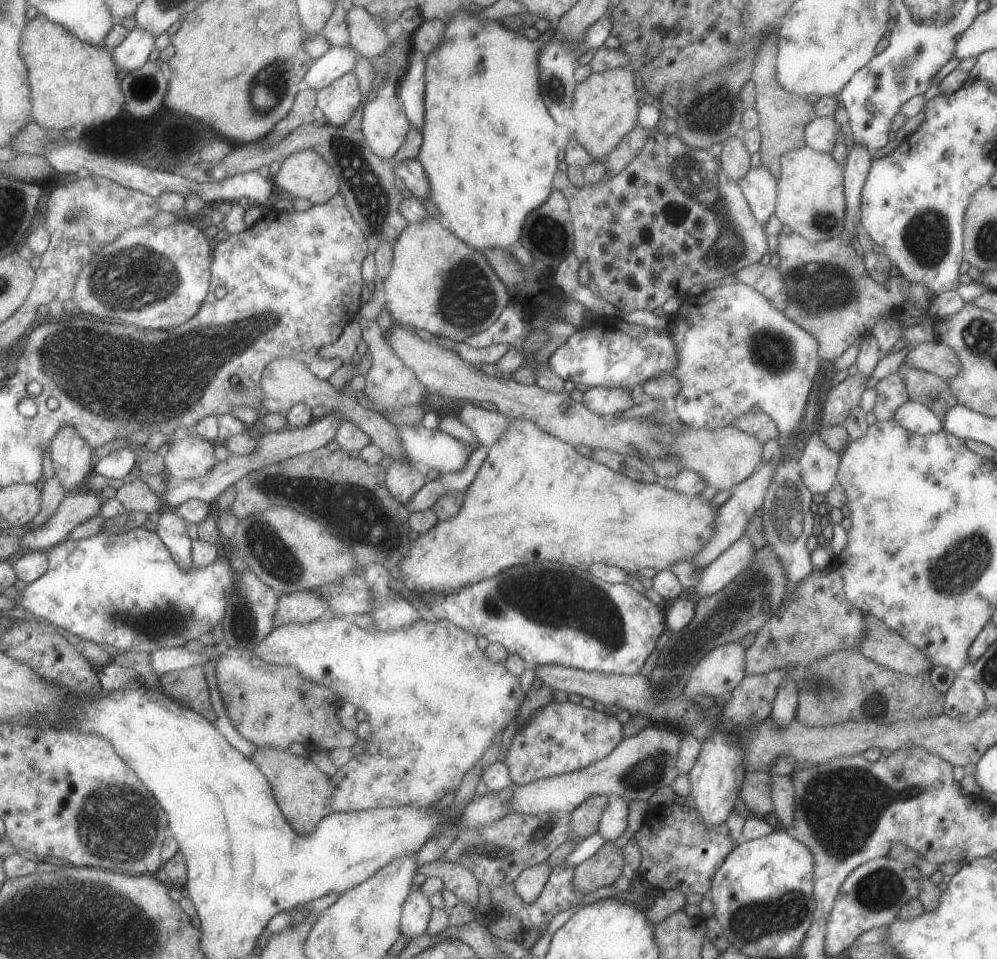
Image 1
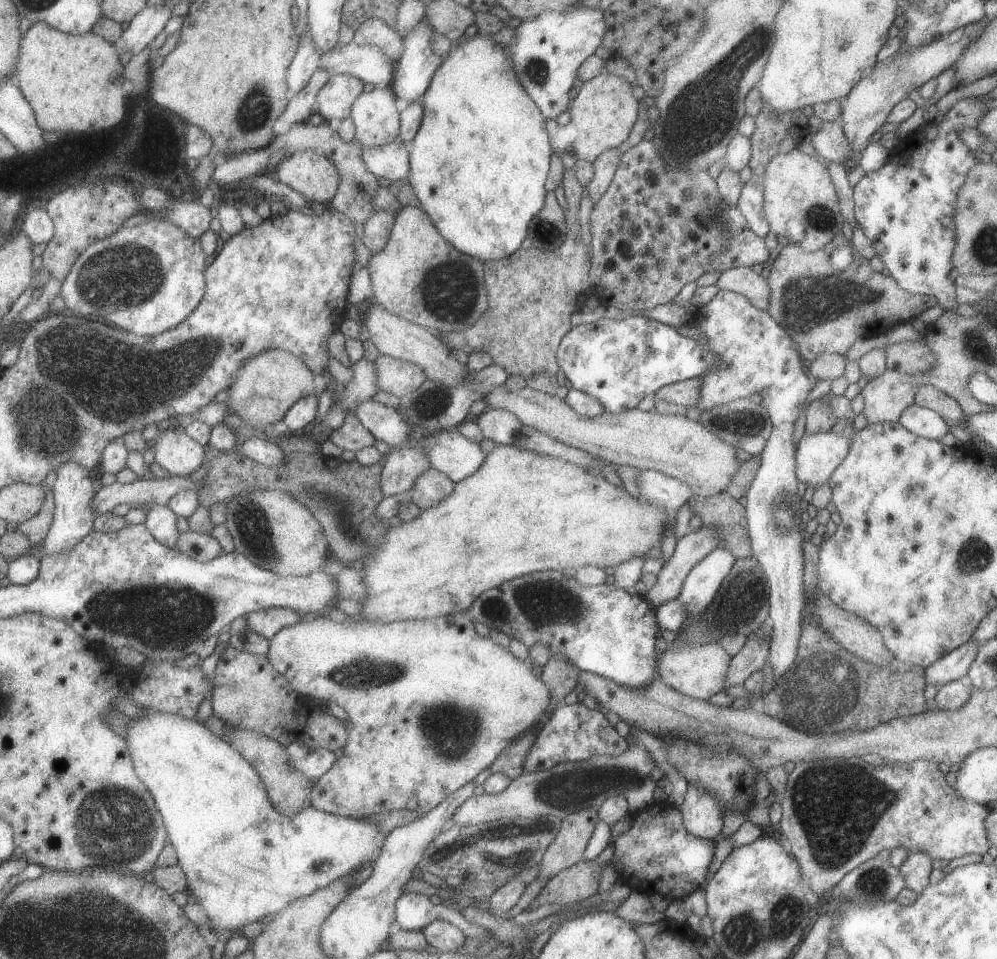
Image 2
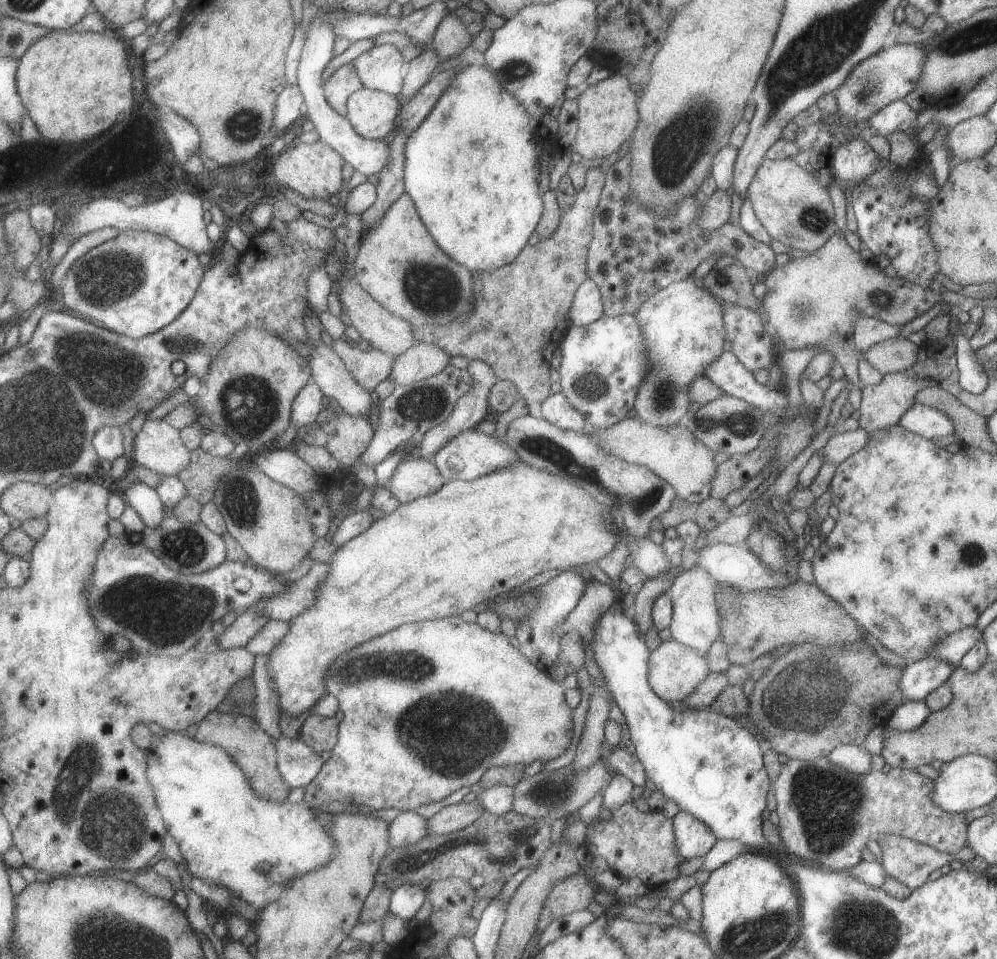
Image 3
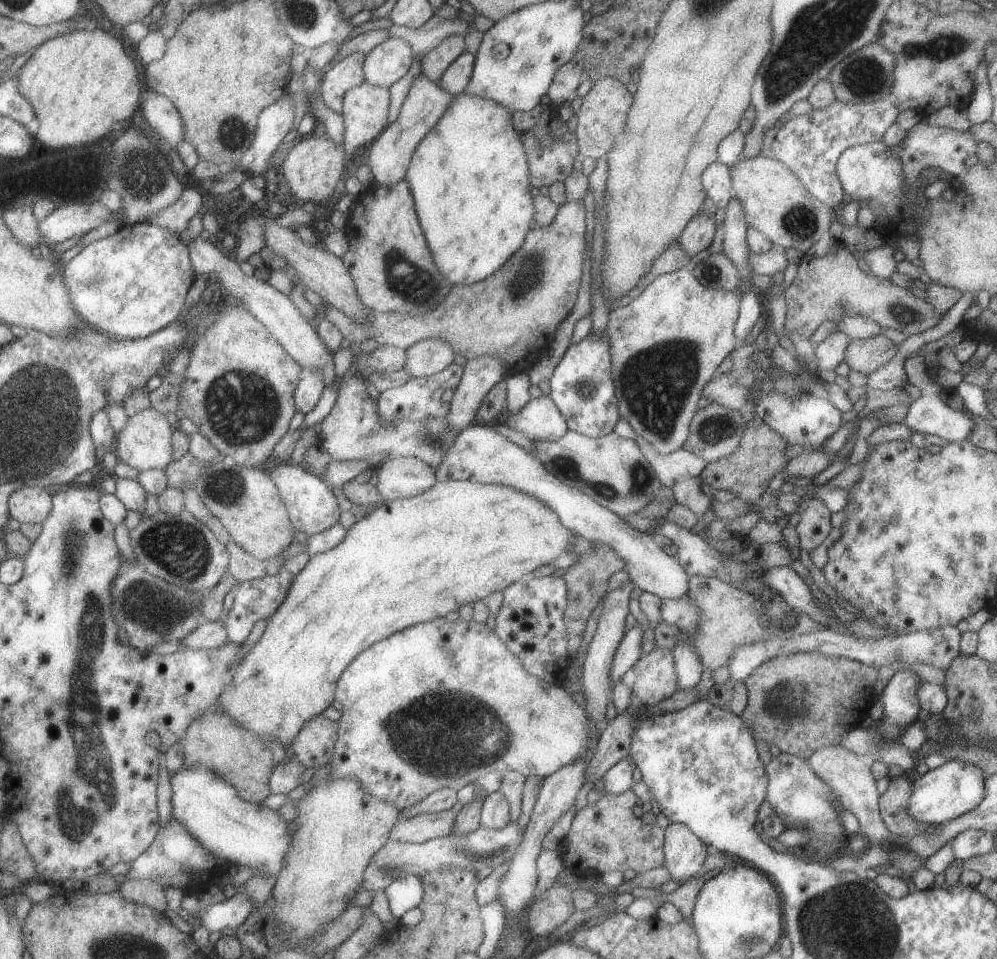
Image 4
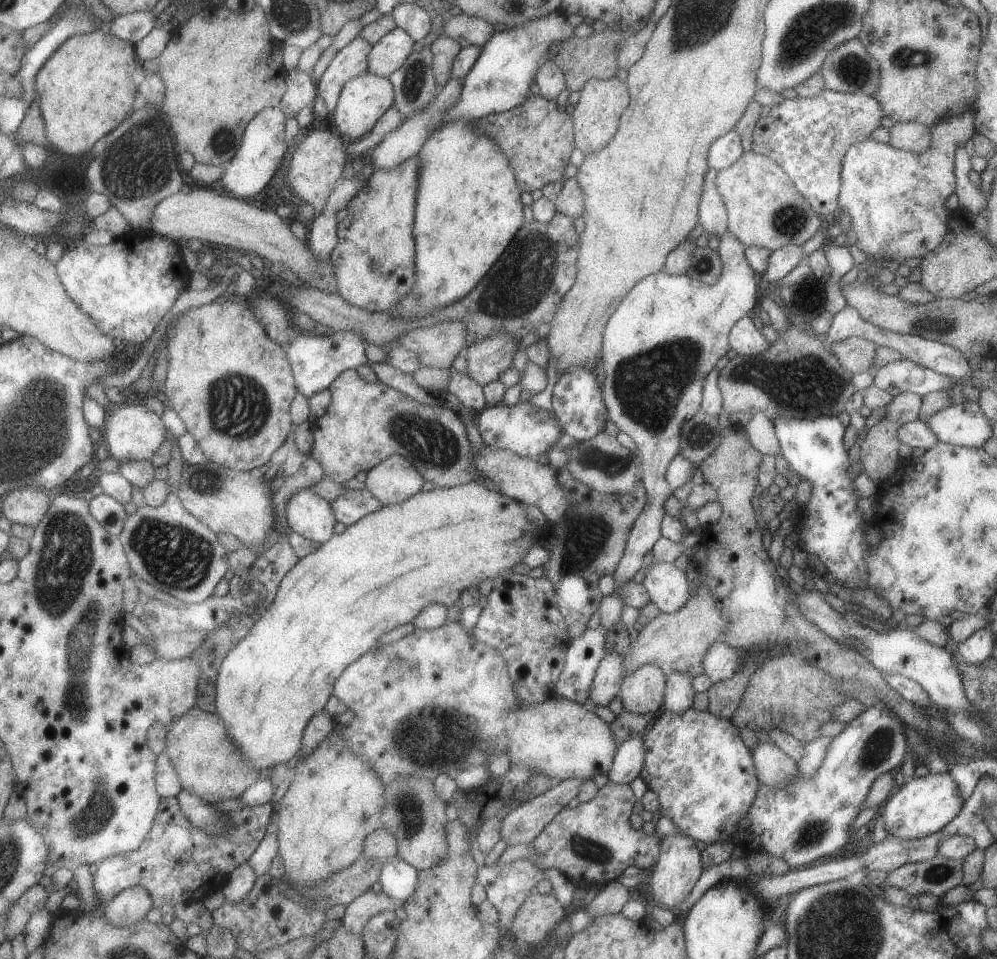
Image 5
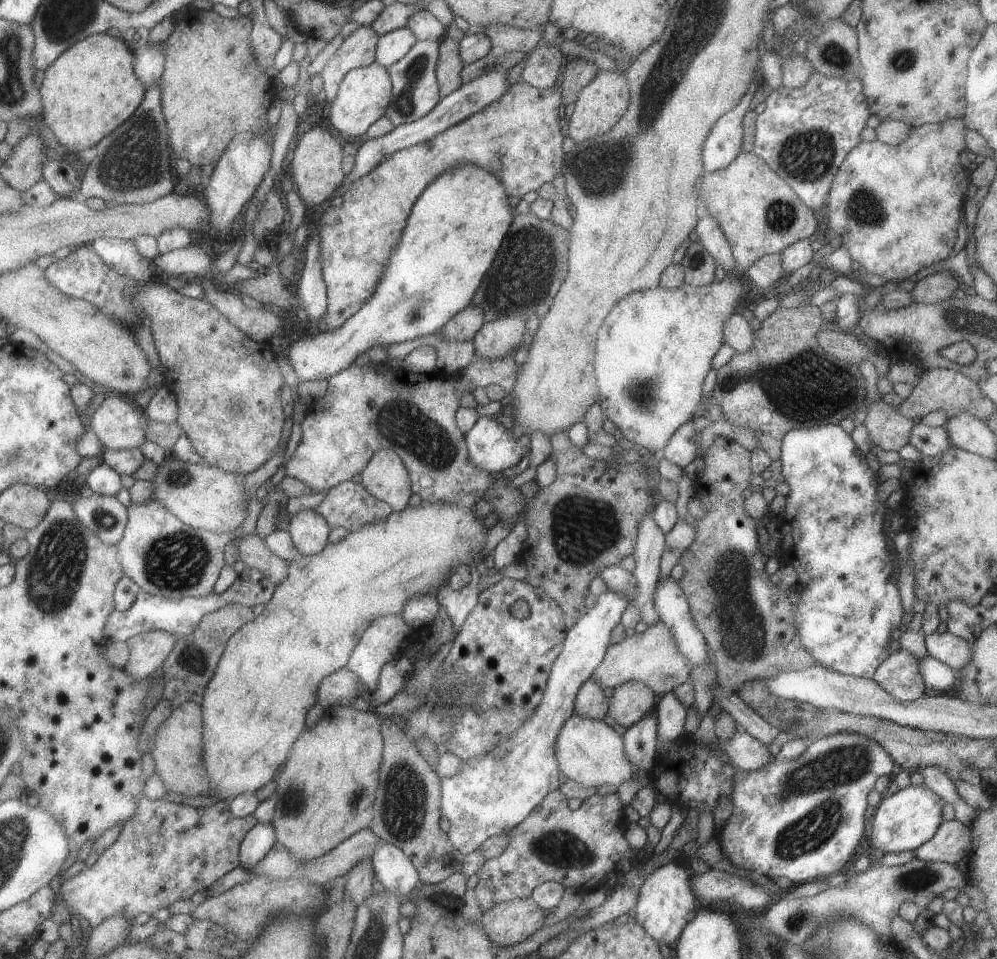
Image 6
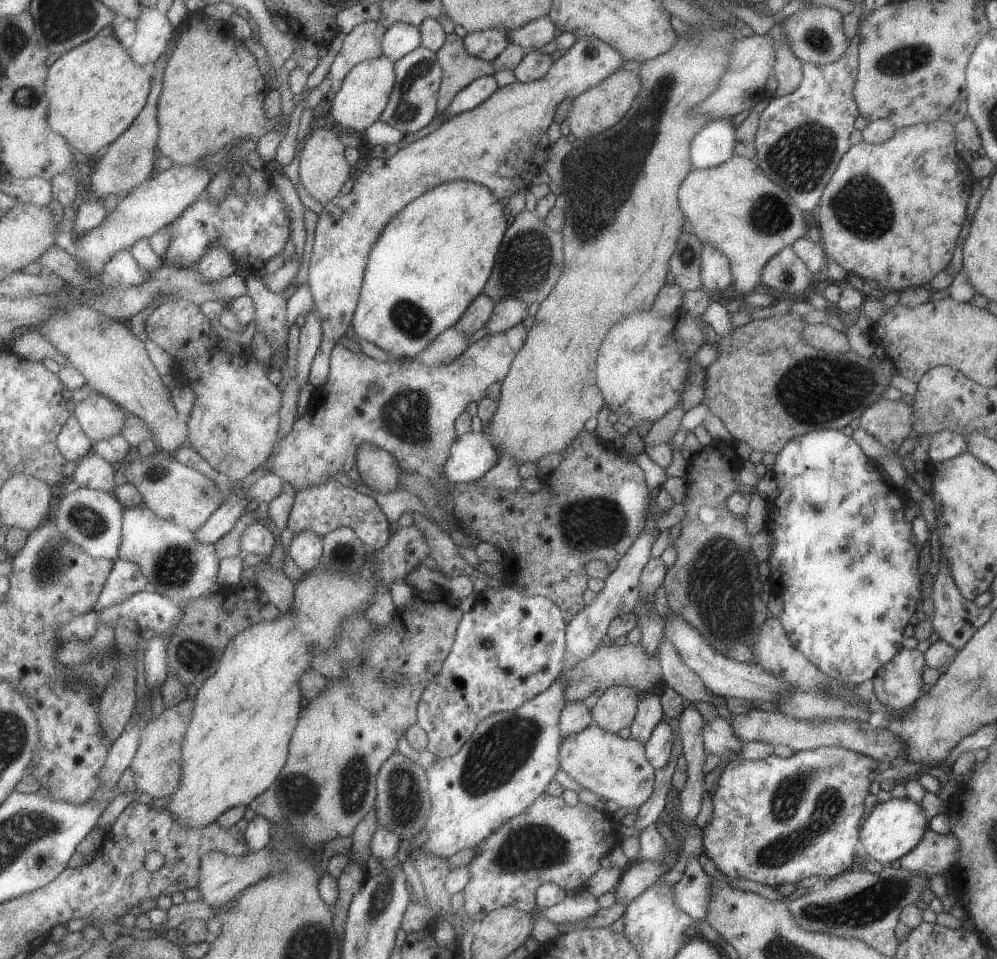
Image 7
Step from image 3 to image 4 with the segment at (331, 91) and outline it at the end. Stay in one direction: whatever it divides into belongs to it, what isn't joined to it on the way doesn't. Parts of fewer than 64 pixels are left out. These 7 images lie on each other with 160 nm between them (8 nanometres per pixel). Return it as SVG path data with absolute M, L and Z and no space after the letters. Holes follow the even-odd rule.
M351 53L322 74L321 96L323 102L336 113L342 109L342 98L350 88L364 82L362 64L365 55Z

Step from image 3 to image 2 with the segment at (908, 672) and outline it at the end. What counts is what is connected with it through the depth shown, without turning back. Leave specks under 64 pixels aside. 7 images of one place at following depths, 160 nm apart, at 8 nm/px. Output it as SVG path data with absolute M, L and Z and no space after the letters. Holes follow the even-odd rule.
M965 642L958 648L951 650L948 654L937 658L933 664L923 668L925 684L941 685L966 676L969 664L975 658L977 644L975 642Z

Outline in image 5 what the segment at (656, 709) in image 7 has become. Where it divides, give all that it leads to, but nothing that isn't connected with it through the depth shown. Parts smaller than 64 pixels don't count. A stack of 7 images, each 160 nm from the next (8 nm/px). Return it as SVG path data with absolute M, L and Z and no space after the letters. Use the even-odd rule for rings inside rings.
M632 734L616 748L606 775L609 782L628 785L641 772L644 761L641 735Z

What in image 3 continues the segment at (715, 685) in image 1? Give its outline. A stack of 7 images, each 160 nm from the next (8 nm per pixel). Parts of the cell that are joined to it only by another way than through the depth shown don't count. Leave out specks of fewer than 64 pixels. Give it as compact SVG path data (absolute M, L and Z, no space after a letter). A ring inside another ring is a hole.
M661 641L659 646L650 652L647 659L648 683L651 690L666 703L683 701L709 673L707 667L707 654L701 654L677 641Z

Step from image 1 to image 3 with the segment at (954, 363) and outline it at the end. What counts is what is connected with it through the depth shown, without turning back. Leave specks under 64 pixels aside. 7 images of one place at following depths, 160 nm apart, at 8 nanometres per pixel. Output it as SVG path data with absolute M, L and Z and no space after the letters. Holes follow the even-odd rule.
M904 336L882 340L860 354L882 375L910 369L915 364L917 355L918 346Z

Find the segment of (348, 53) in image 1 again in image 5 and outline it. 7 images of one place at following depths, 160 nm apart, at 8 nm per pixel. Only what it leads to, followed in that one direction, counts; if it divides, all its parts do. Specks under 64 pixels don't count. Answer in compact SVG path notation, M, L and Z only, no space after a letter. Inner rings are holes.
M395 27L372 44L366 72L388 78L391 72L395 72L402 62L405 62L409 52L413 51L413 44L415 42L407 32Z

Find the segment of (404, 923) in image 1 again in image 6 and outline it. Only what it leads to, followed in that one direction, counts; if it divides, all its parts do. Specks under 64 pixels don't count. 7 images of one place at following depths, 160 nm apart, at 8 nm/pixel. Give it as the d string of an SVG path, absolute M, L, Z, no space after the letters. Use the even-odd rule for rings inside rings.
M379 840L371 859L375 878L384 890L403 896L419 884L413 864L397 846Z

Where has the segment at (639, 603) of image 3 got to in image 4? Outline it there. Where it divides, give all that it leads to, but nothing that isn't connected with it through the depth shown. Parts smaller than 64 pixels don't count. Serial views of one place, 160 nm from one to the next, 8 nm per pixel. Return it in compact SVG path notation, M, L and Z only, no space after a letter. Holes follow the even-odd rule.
M635 623L632 628L626 629L614 652L610 668L610 679L615 685L626 670L629 670L643 653L641 651L641 634L647 624Z

